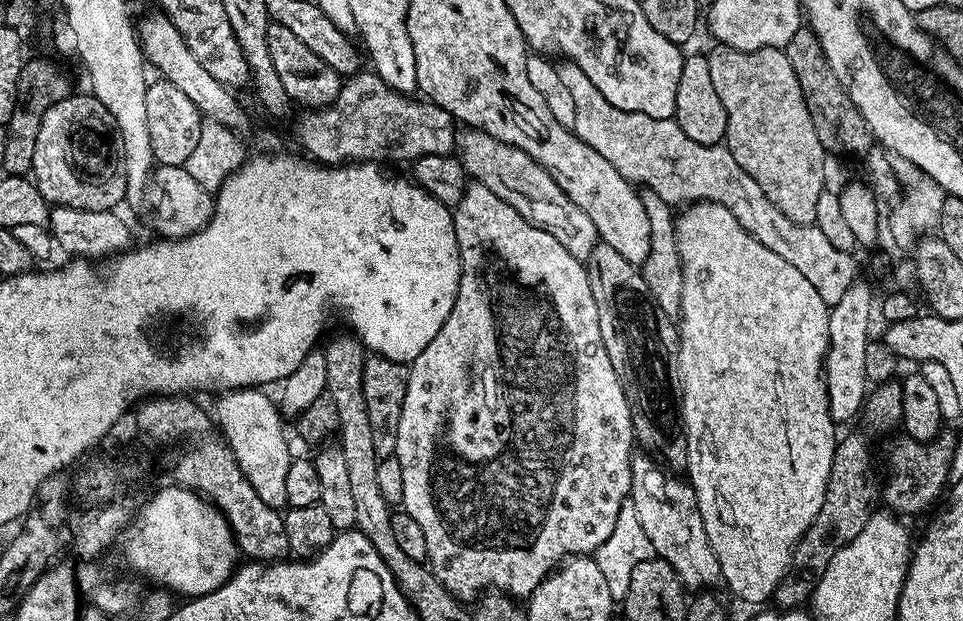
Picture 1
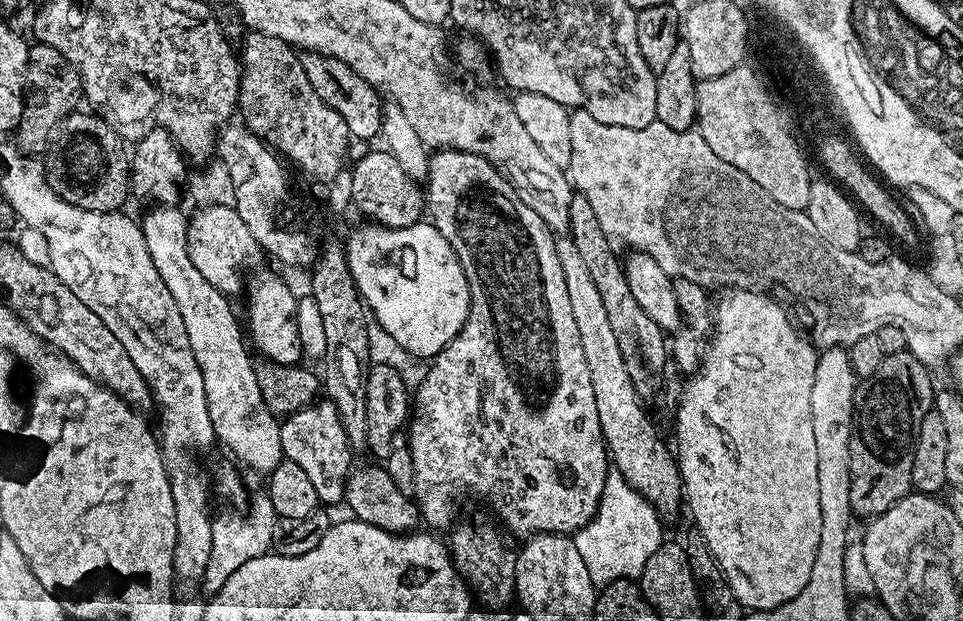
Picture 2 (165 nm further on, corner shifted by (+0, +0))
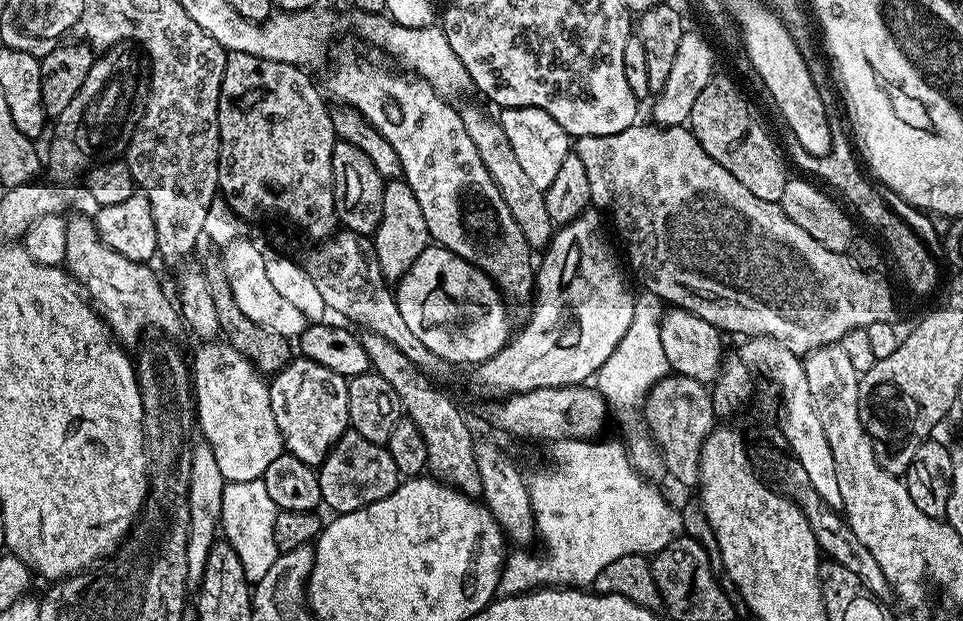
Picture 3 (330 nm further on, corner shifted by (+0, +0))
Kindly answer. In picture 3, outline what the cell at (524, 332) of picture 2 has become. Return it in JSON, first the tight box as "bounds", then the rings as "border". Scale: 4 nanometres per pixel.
{"bounds":[322,56,534,305],"border":[[[348,56],[333,66],[322,88],[329,101],[336,100],[332,102],[358,110],[358,114],[362,114],[362,118],[366,118],[366,122],[370,122],[370,126],[374,126],[374,130],[394,146],[403,179],[407,180],[410,190],[414,190],[418,206],[422,206],[422,218],[426,218],[429,237],[439,247],[458,254],[458,258],[485,272],[499,288],[501,296],[527,305],[534,296],[533,249],[529,248],[522,234],[522,226],[514,222],[514,214],[510,214],[498,186],[490,178],[490,172],[482,166],[482,158],[478,158],[478,150],[474,142],[470,142],[466,126],[462,126],[460,108],[438,95],[420,77],[395,71],[391,72],[380,64],[371,64],[360,56]]]}

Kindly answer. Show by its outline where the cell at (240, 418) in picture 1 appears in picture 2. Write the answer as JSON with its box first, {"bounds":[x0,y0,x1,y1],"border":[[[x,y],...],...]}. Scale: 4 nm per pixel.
{"bounds":[139,206,284,474],"border":[[[152,206],[148,213],[145,214],[144,220],[139,221],[142,234],[146,238],[146,250],[150,250],[150,258],[154,262],[154,267],[158,270],[162,282],[166,282],[166,290],[170,290],[170,295],[174,297],[174,303],[178,306],[178,314],[182,314],[182,323],[186,326],[186,334],[190,338],[190,350],[194,350],[194,358],[198,361],[198,370],[202,370],[202,386],[206,386],[206,406],[210,410],[210,422],[216,431],[217,441],[222,445],[225,444],[242,463],[248,468],[253,468],[256,472],[267,474],[273,472],[280,461],[284,459],[284,451],[282,450],[282,434],[280,433],[281,421],[266,406],[266,402],[262,402],[262,390],[258,390],[258,383],[255,377],[255,368],[253,357],[248,357],[250,353],[249,345],[246,343],[246,332],[236,321],[236,312],[232,309],[233,301],[229,297],[223,296],[218,290],[214,290],[214,286],[210,286],[210,282],[206,282],[206,278],[202,278],[202,273],[194,267],[194,262],[190,262],[190,250],[188,249],[188,216],[180,213],[181,210],[176,206]]]}

